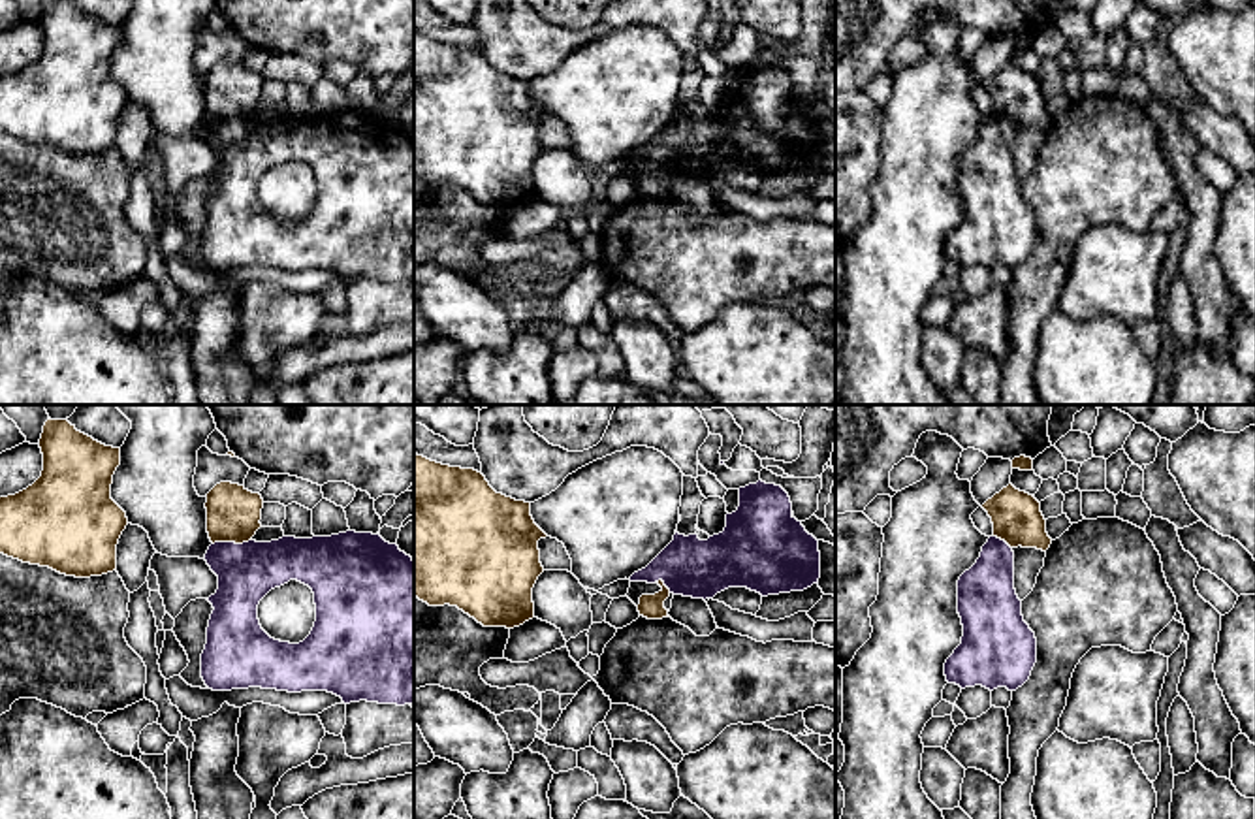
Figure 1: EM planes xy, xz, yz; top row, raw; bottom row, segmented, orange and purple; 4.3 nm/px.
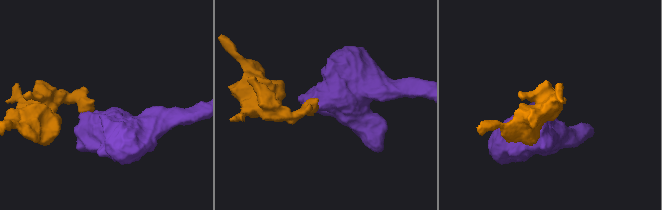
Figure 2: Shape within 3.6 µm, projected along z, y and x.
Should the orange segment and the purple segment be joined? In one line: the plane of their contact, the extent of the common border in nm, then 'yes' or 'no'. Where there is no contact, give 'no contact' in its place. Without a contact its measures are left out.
meets orange in xy; contact 170 nm long; no

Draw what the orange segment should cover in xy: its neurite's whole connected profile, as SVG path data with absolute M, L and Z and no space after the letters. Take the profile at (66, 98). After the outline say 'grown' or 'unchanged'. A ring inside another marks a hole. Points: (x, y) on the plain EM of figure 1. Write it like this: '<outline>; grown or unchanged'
M45 0L40 26L41 55L26 68L0 75L0 132L75 156L117 149L117 122L128 104L126 90L111 77L120 26L94 19L70 0Z; unchanged

